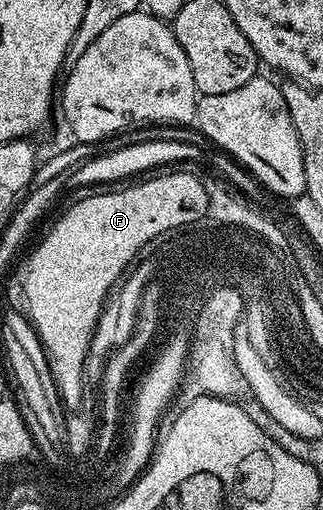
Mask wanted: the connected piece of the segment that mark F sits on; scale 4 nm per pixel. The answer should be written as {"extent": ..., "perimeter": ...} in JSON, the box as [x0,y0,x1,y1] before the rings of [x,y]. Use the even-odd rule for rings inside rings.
{"extent":[21,173,209,409],"perimeter":[[[160,173],[163,173],[160,177],[148,176],[128,184],[125,191],[78,198],[76,205],[69,206],[60,215],[59,222],[44,235],[43,242],[32,251],[31,258],[27,261],[27,274],[21,280],[21,297],[34,328],[34,335],[43,345],[45,369],[54,392],[57,397],[59,392],[59,397],[63,400],[63,409],[75,408],[75,401],[81,400],[85,395],[85,387],[79,381],[79,369],[83,369],[83,349],[87,349],[87,333],[91,333],[96,314],[107,304],[111,277],[123,269],[123,261],[127,261],[127,257],[138,258],[145,245],[155,236],[192,225],[206,215],[209,197],[203,197],[203,189],[199,189],[200,178],[195,173]]]}

